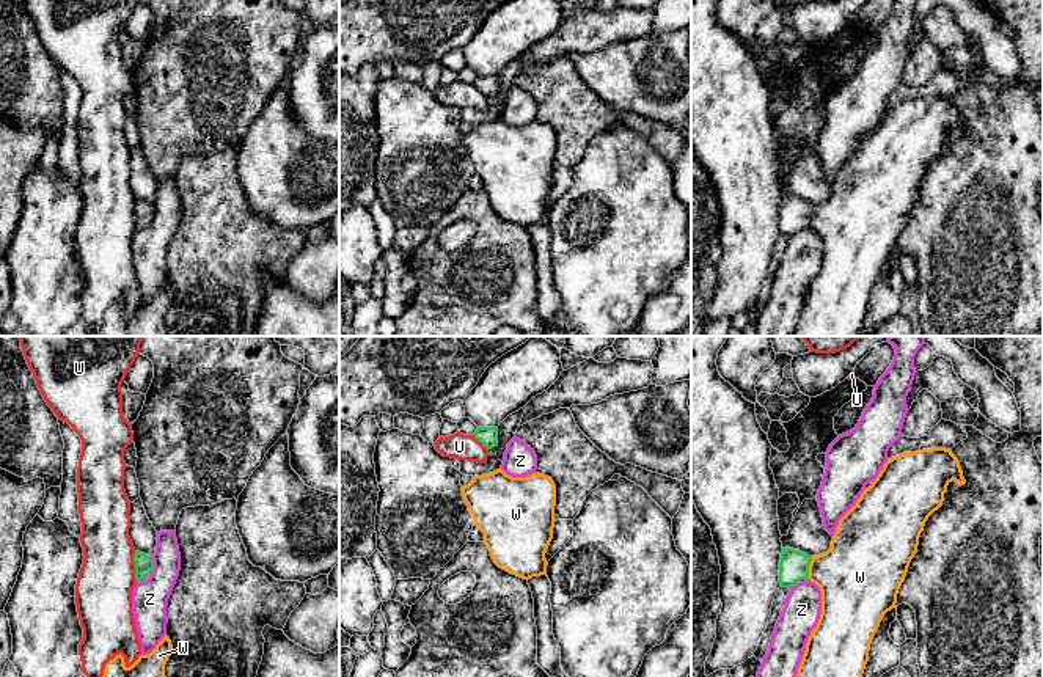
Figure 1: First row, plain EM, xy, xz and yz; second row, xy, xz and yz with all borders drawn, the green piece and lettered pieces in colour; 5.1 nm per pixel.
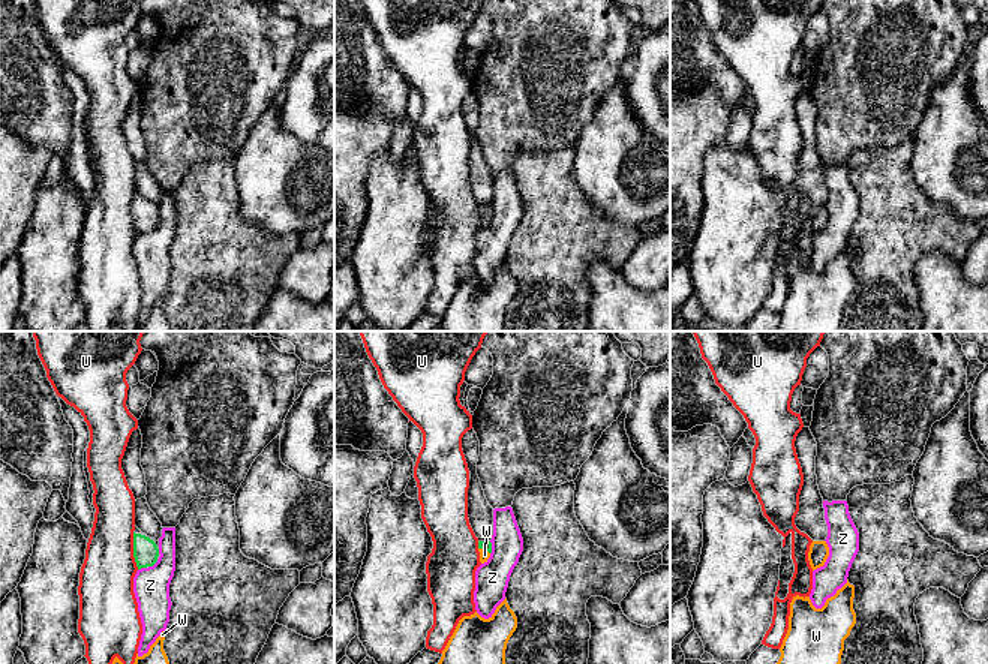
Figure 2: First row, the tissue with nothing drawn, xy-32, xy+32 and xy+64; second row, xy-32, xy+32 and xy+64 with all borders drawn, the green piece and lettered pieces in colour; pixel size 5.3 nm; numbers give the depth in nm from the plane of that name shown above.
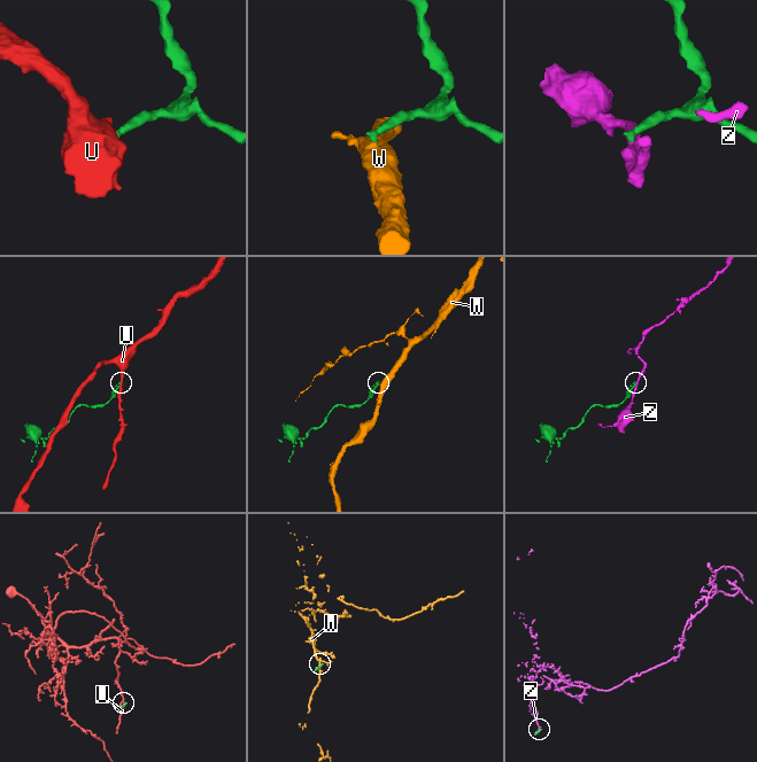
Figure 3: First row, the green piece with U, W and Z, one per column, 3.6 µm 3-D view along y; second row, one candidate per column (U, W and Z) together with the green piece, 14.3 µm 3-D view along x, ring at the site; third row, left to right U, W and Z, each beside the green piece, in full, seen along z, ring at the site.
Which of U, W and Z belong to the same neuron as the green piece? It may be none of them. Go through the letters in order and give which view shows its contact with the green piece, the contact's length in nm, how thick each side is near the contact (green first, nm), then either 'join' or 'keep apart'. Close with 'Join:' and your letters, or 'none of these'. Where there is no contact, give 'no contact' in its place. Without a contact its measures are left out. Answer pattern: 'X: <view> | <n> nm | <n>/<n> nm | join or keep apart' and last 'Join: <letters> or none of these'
U: xy | 160 nm | 100/280 nm | keep apart
W: yz | 120 nm | 150/380 nm | join
Z: xy | 100 nm | 100/190 nm | keep apart
Join: W

